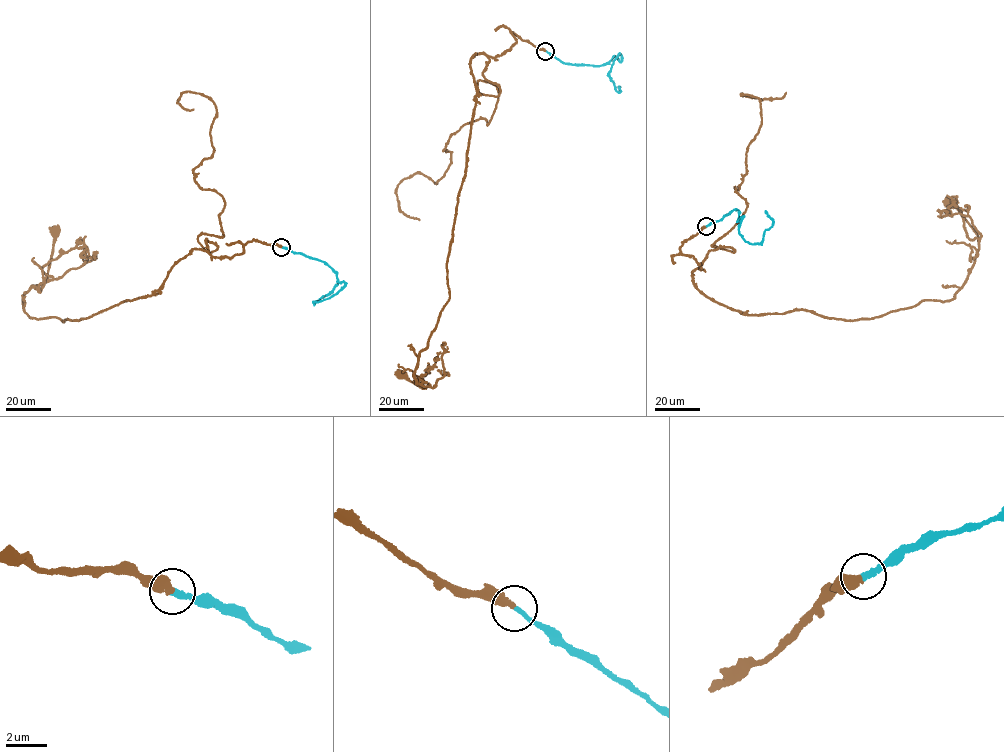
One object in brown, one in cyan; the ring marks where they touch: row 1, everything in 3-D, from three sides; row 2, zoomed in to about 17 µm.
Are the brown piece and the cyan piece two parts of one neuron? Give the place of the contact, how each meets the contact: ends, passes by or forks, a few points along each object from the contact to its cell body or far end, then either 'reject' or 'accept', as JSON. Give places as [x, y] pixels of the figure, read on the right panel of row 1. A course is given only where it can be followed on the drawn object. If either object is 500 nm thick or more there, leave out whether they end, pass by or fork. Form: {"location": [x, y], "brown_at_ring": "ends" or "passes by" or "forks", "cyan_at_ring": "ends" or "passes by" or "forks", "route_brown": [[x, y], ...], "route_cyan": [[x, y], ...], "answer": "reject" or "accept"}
{"location": [706, 226], "brown_at_ring": "ends", "cyan_at_ring": "ends", "route_brown": [[706, 226], [680, 249], [714, 301], [749, 315], [867, 319], [954, 298], [979, 247], [950, 204]], "route_cyan": [[706, 226], [736, 208], [737, 221], [743, 216], [740, 234], [745, 241], [759, 244], [773, 223], [765, 210]], "answer": "accept"}

